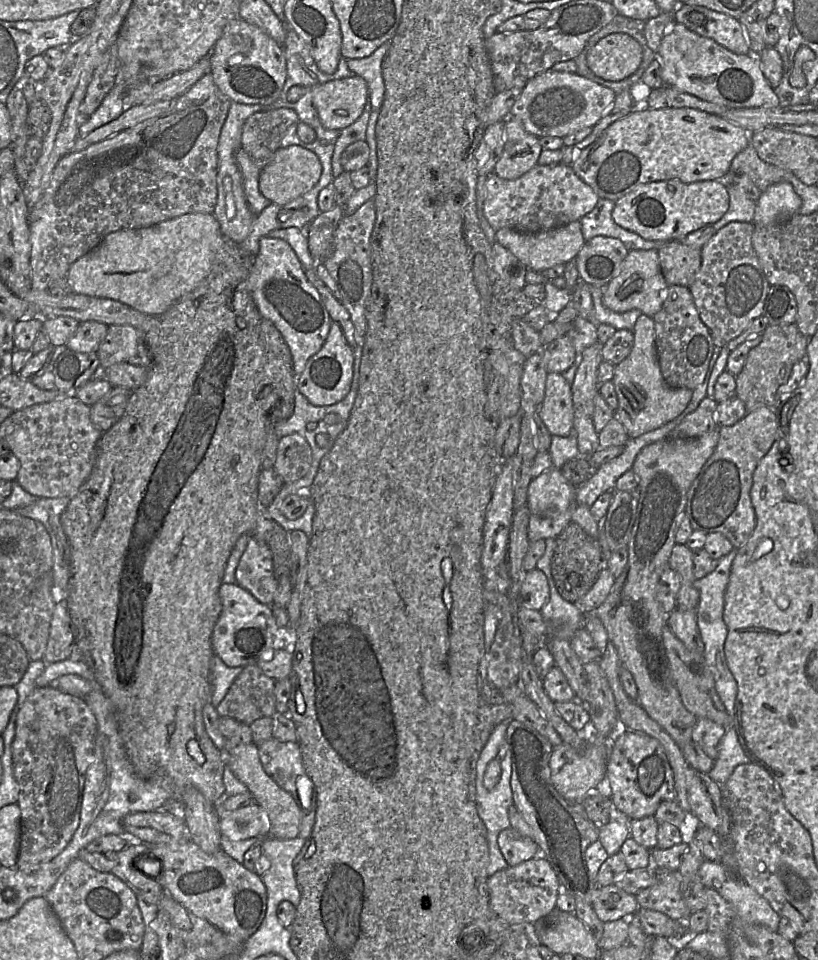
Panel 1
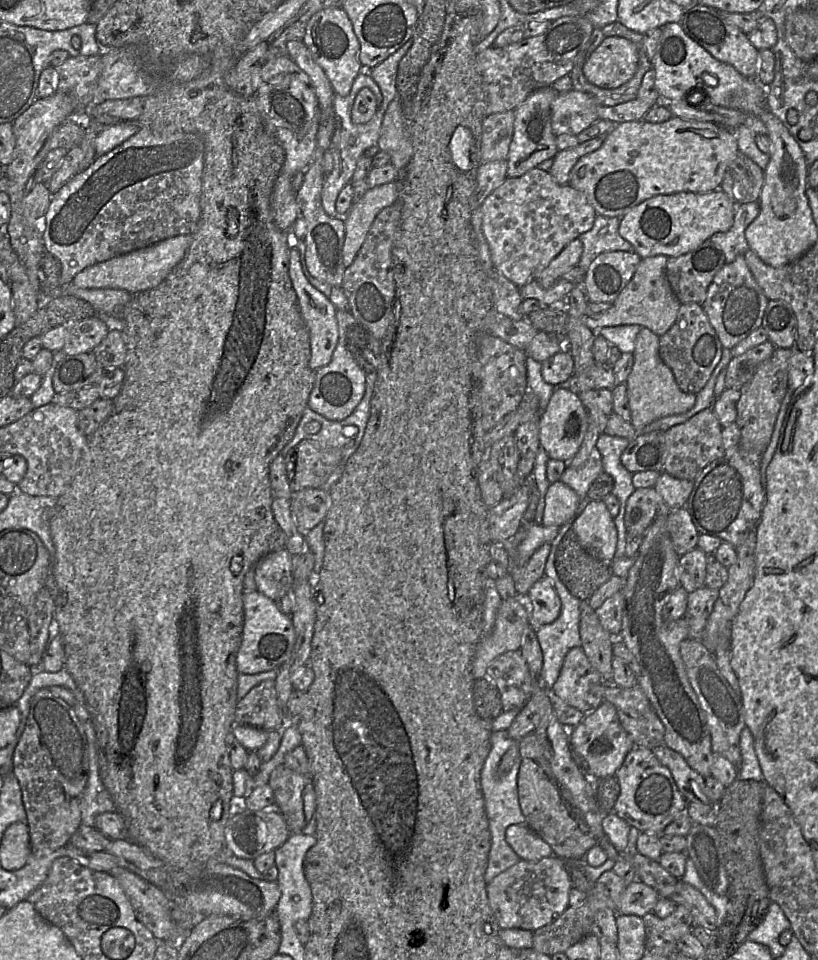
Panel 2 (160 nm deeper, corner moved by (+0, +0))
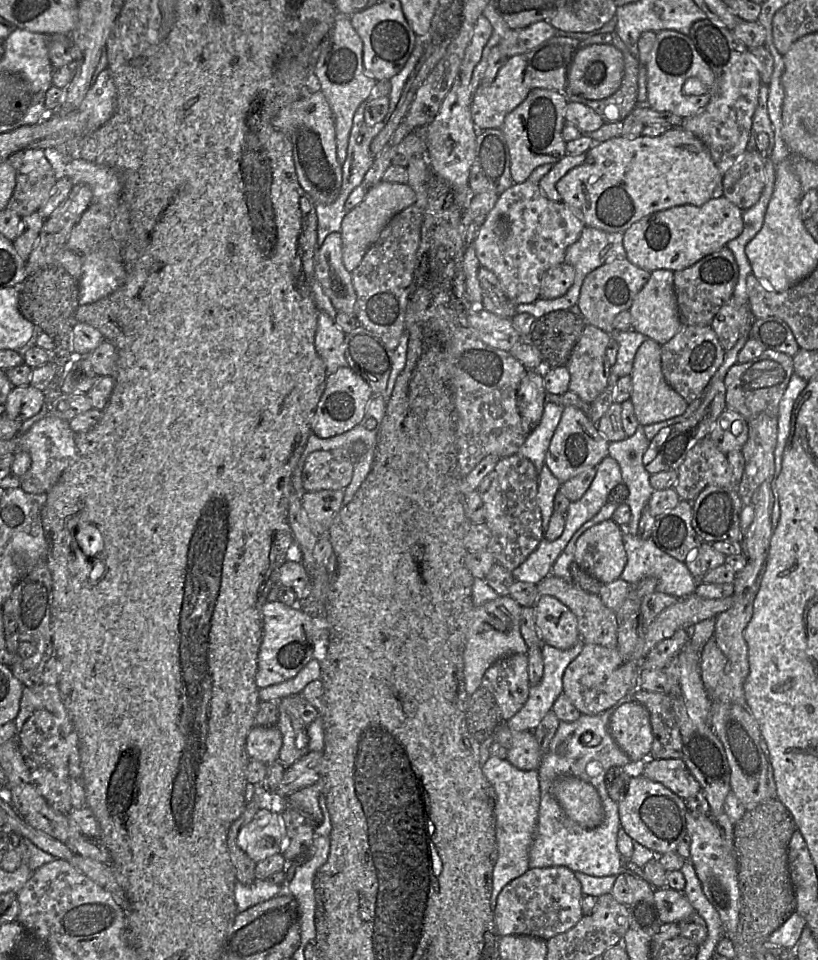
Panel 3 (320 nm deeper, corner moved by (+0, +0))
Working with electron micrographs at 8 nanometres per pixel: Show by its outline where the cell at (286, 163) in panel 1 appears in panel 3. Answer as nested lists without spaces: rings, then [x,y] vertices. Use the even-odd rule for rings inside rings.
[[[339,15],[327,37],[320,43],[320,54],[314,72],[333,114],[335,123],[336,153],[342,164],[347,156],[349,134],[353,116],[361,103],[370,100],[371,92],[377,82],[364,69],[362,63],[363,42],[354,29],[350,17]]]

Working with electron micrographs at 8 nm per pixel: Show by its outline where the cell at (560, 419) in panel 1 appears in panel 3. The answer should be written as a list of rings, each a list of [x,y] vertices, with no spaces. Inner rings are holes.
[[[575,406],[563,408],[561,420],[546,452],[545,463],[553,475],[564,483],[590,467],[597,467],[607,456],[609,441],[598,431],[586,413]]]

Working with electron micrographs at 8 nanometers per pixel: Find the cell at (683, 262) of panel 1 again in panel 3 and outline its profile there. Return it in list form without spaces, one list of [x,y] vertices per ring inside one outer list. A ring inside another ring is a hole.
[[[727,247],[705,256],[692,266],[674,272],[674,289],[681,324],[711,326],[720,308],[733,299],[739,279],[739,268],[733,252]]]

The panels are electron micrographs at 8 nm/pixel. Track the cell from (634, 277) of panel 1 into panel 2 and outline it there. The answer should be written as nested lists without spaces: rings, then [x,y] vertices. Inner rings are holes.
[[[665,255],[642,258],[632,279],[611,304],[611,307],[604,312],[593,313],[588,307],[590,301],[584,283],[575,284],[568,294],[570,302],[568,314],[580,320],[591,330],[637,324],[650,329],[658,336],[665,334],[674,324],[681,306],[666,276],[667,259],[668,257]]]

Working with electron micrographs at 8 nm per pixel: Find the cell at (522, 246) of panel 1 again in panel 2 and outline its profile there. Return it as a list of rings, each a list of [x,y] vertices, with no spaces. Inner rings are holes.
[[[574,239],[538,274],[535,281],[543,288],[551,288],[565,272],[578,265],[582,252],[582,241]]]

